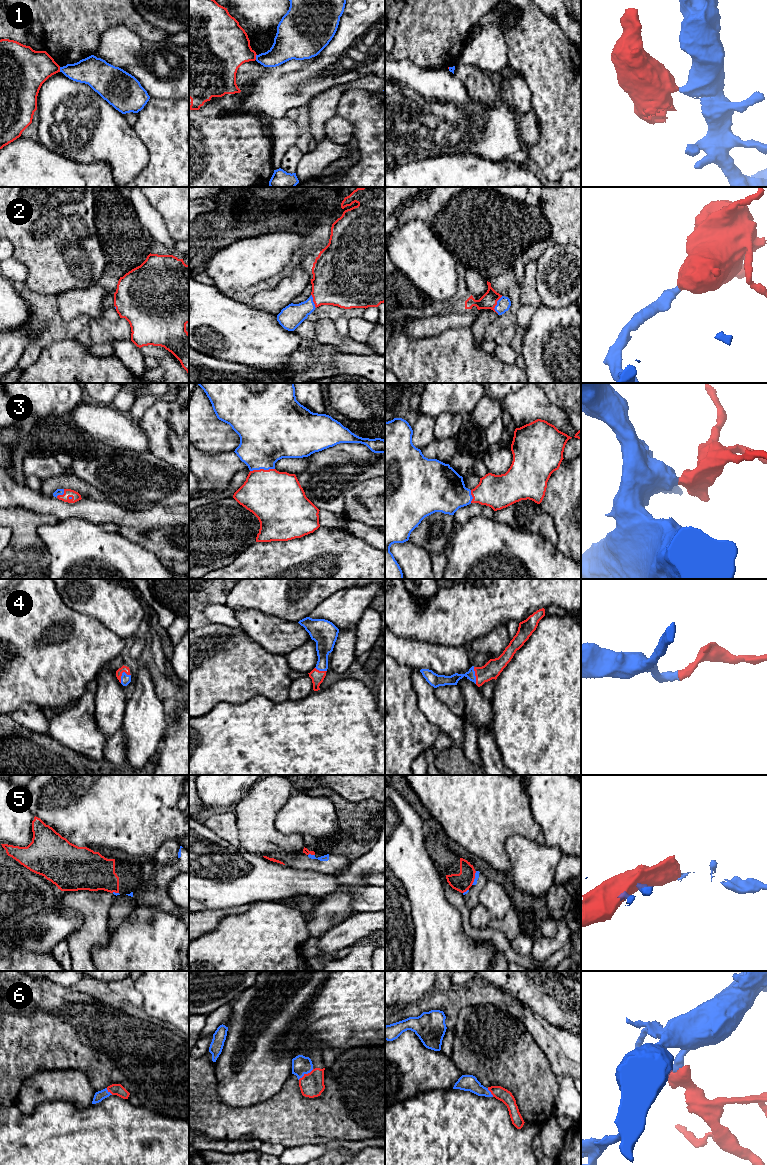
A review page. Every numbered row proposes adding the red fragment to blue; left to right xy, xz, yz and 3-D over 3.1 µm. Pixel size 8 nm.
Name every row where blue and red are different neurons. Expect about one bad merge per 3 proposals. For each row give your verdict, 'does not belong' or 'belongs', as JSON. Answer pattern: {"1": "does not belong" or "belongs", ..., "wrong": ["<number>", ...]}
{"1": "does not belong", "2": "belongs", "3": "belongs", "4": "belongs", "5": "does not belong", "6": "belongs", "wrong": ["1", "5"]}

